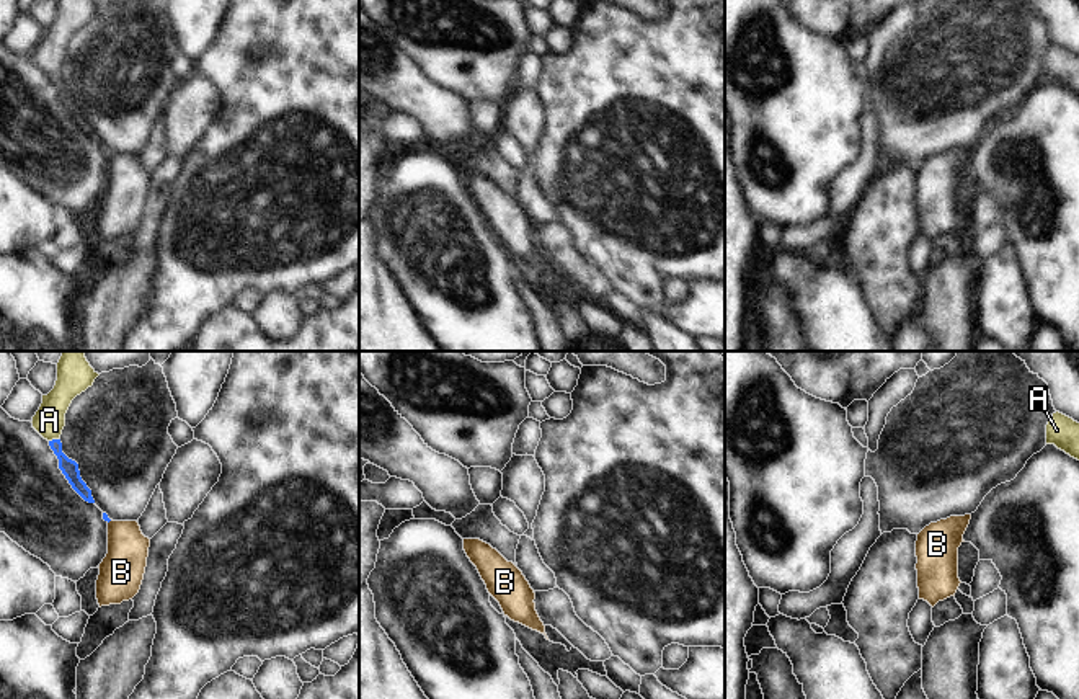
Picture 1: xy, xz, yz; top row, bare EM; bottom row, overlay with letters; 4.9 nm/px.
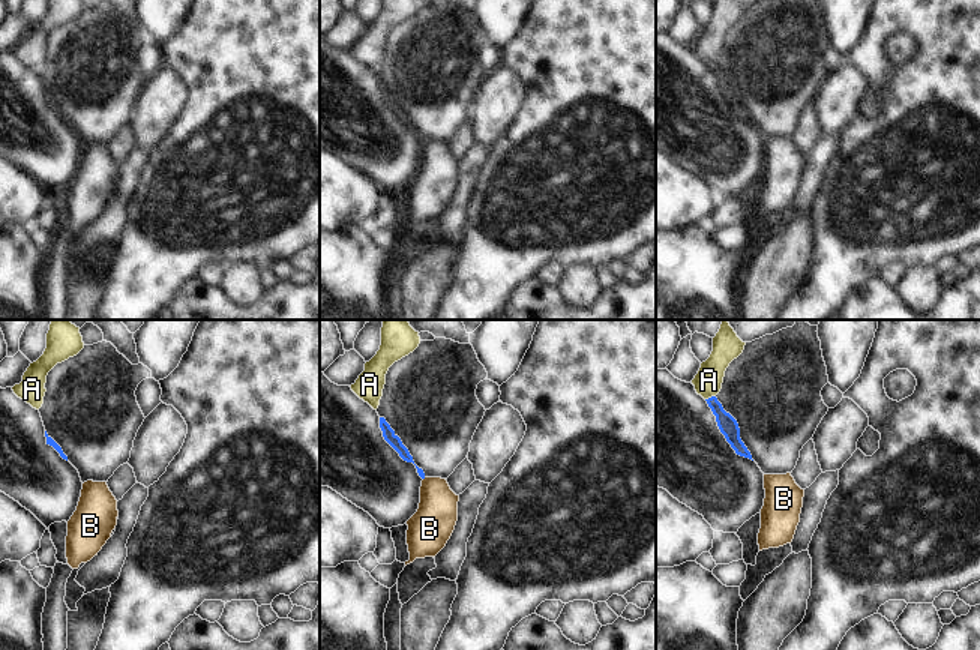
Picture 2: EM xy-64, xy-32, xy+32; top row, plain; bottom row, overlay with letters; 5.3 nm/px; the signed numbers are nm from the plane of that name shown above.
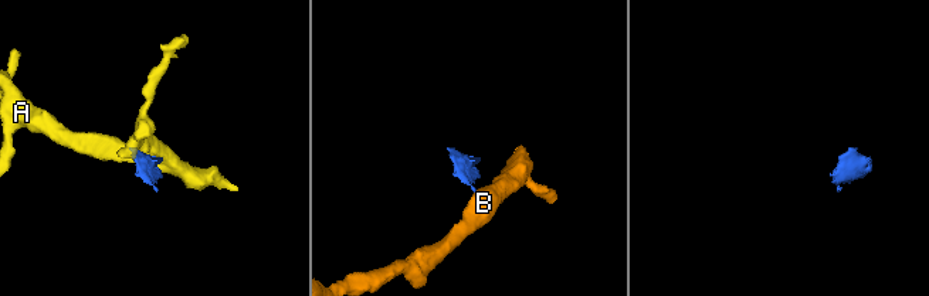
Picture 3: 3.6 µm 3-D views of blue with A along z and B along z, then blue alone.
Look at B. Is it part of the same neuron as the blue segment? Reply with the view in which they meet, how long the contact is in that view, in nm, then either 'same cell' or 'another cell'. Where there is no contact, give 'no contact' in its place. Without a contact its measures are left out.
no contact; another cell

